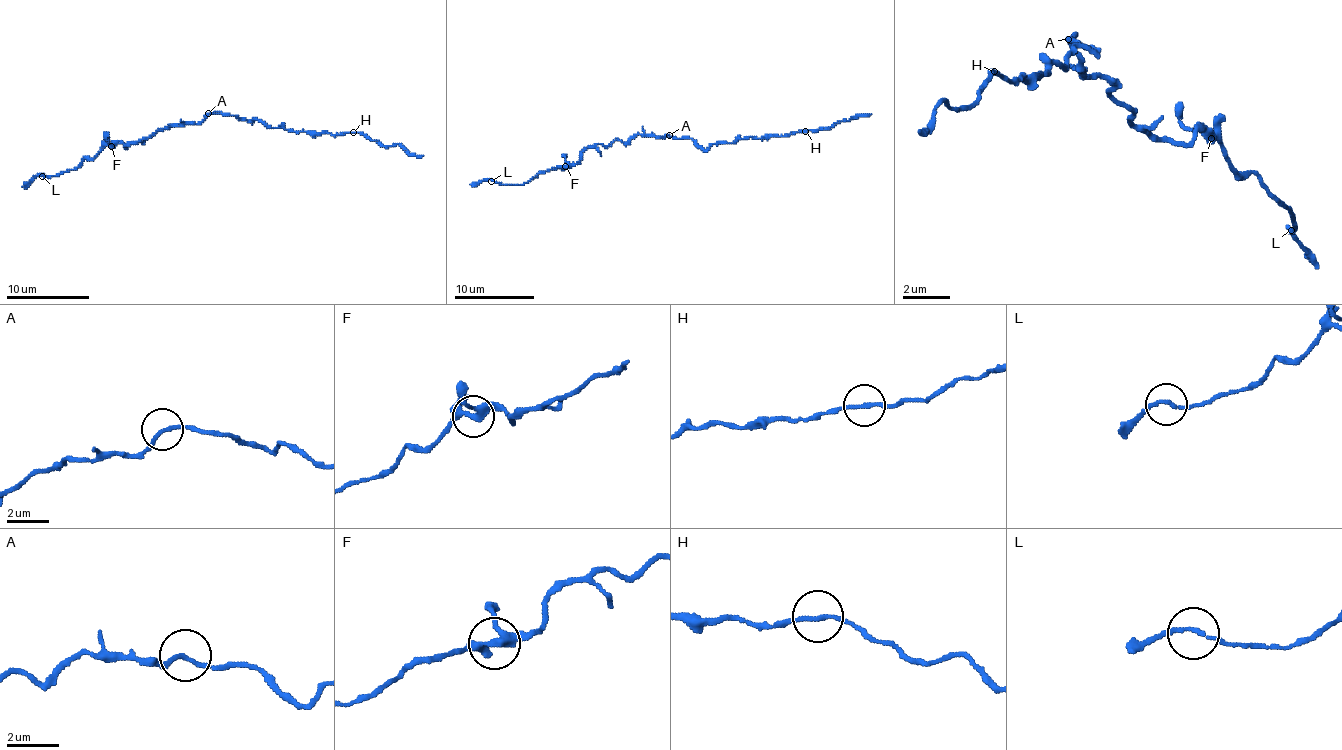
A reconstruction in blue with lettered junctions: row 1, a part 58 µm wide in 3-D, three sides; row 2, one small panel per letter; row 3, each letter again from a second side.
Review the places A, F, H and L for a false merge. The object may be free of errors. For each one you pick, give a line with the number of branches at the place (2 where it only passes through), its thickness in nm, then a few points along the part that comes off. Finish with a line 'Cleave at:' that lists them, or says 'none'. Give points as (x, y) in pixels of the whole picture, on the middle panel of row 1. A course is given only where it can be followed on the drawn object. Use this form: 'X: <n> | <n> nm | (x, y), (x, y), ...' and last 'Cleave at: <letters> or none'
Cleave at: none

